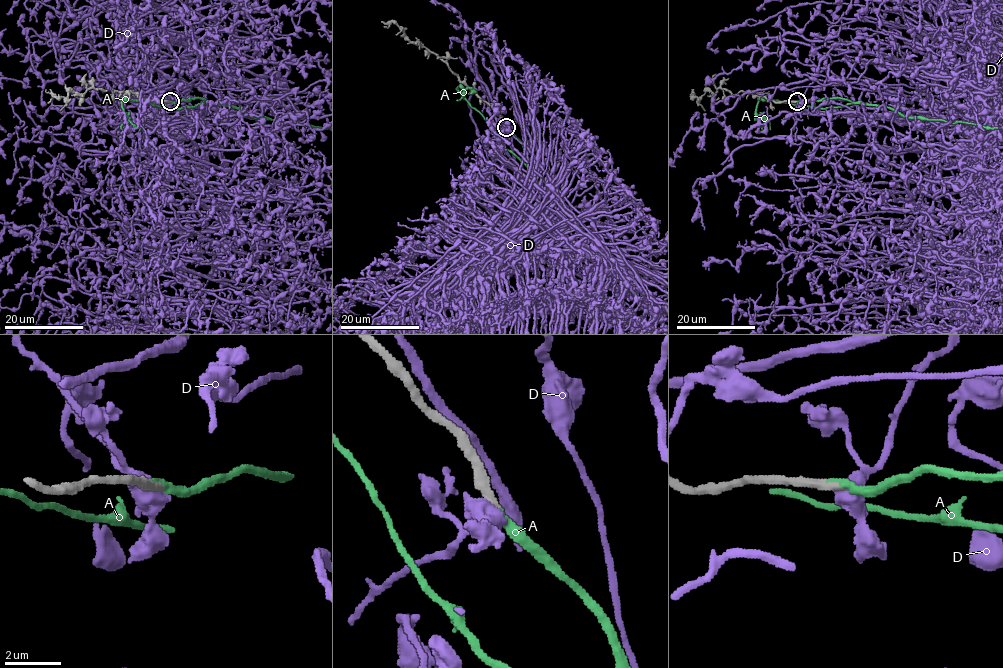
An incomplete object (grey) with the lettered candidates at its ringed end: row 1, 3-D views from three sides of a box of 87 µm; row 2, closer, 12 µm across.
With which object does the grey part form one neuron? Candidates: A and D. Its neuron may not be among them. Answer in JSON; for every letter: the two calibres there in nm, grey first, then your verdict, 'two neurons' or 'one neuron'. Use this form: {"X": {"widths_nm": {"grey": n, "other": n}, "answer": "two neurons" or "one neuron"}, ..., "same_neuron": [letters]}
{"A": {"widths_nm": {"grey": 400, "other": 280}, "answer": "one neuron"}, "D": {"widths_nm": {"grey": 380, "other": 600}, "answer": "two neurons"}, "same_neuron": ["A"]}

